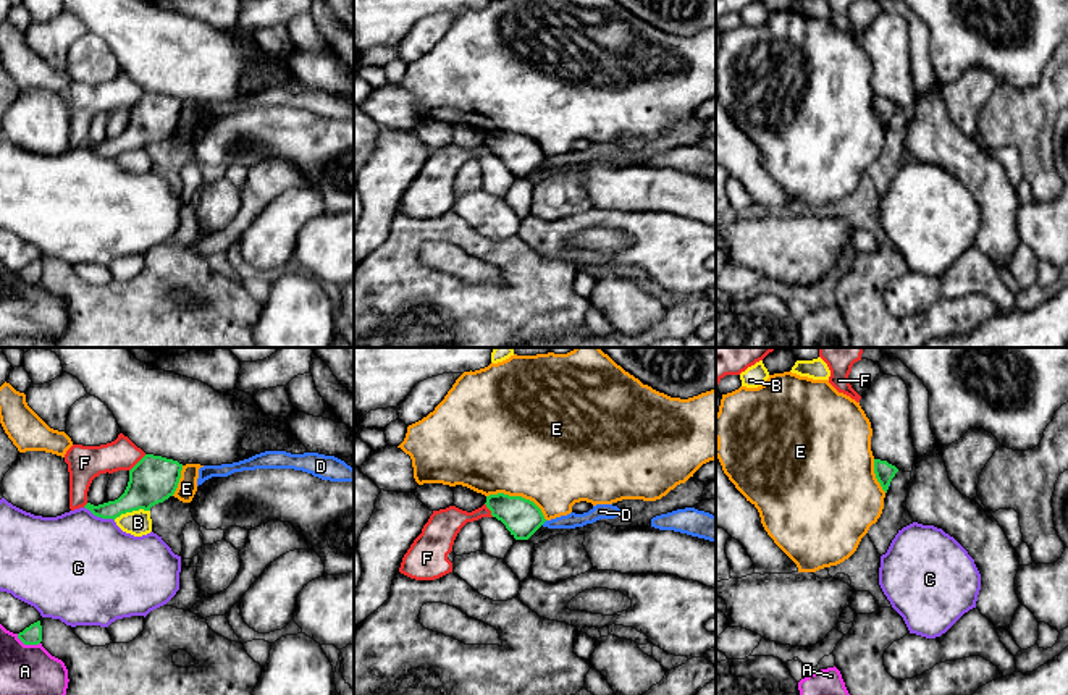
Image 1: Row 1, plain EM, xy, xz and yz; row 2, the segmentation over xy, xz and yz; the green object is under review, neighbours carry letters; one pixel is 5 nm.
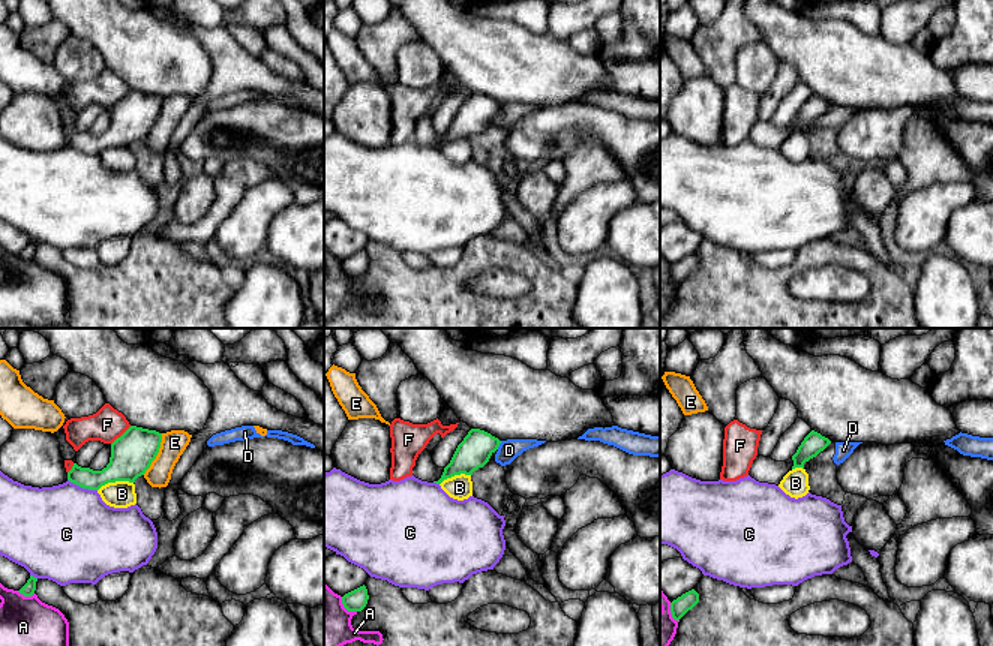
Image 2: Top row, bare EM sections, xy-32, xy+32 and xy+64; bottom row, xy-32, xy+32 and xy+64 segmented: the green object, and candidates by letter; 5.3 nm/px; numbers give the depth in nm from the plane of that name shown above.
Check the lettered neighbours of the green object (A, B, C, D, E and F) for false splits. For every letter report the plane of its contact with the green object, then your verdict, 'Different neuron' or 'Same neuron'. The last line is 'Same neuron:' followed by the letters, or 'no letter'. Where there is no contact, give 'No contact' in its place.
A: Touches green in xy. Different neuron
B: Touches green in xy. Different neuron
C: Touches green in xy. Different neuron
D: Touches green in xz. Different neuron
E: Touches green in xz. Different neuron
F: Touches green in xy. Different neuron
Same neuron: no letter

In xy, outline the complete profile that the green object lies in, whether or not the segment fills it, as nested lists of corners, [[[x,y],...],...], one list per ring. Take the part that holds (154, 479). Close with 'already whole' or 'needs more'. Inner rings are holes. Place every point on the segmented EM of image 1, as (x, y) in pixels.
[[[145,454],[131,470],[124,493],[99,506],[87,503],[84,508],[102,519],[116,519],[132,511],[150,511],[174,495],[183,464],[162,456]]]; already whole

